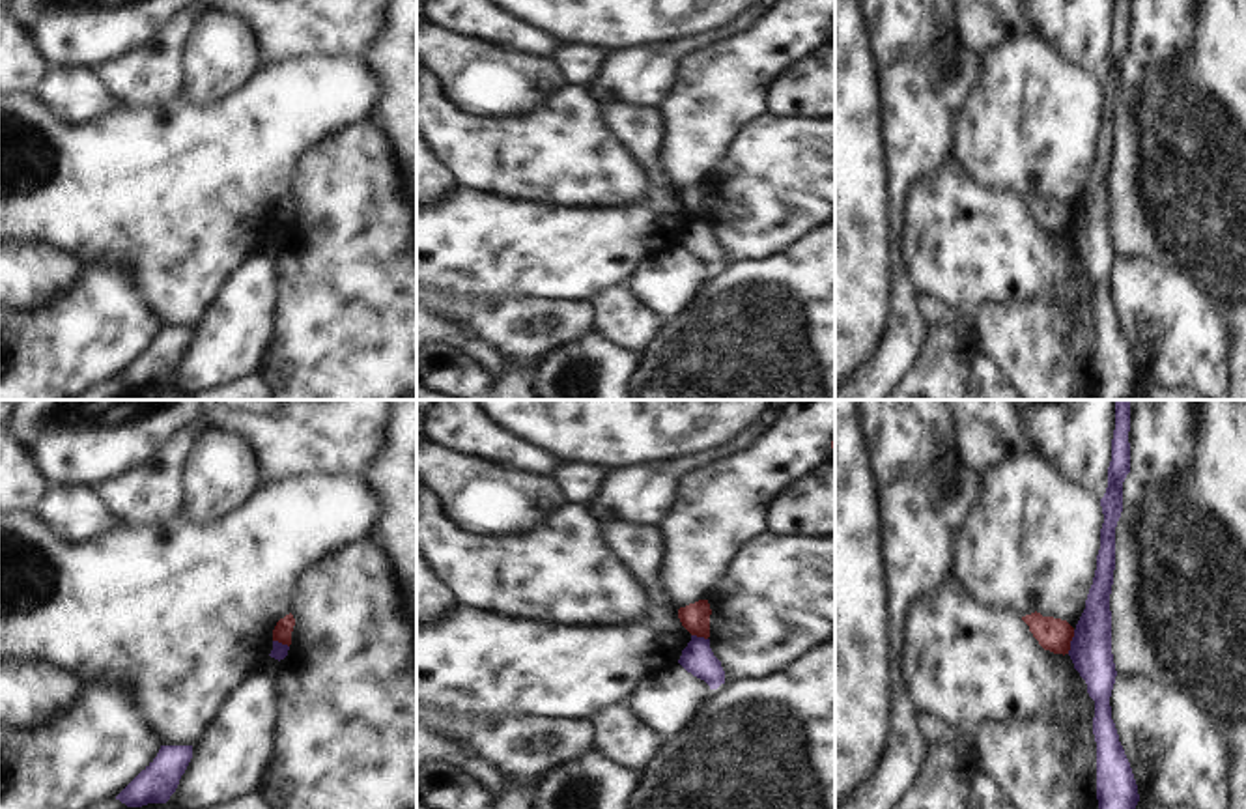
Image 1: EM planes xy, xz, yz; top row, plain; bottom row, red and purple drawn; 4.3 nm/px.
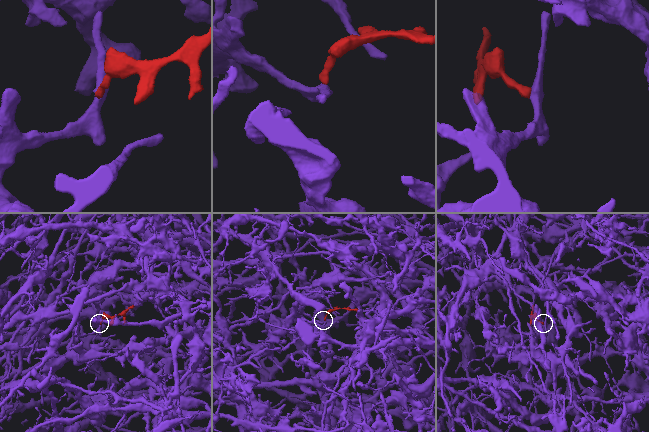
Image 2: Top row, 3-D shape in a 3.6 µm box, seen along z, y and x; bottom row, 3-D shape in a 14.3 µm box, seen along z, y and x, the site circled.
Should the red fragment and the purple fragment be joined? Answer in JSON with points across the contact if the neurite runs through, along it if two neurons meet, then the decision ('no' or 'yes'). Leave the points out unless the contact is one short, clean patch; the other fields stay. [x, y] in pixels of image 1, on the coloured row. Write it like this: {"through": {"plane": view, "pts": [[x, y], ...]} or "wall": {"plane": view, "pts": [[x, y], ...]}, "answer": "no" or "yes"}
{"wall": {"plane": "yz", "pts": [[1075, 630], [1067, 652]]}, "answer": "no"}

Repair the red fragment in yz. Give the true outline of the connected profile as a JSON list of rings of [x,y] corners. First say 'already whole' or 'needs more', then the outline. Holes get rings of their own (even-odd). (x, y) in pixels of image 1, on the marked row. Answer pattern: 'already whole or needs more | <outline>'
already whole | [[[1037,611],[1022,617],[1022,620],[1044,650],[1063,656],[1069,654],[1074,628],[1067,620],[1042,617]]]

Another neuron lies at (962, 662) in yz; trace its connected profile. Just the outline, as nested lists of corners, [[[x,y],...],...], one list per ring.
[[[953,572],[910,605],[897,665],[917,712],[942,719],[964,738],[983,721],[1007,716],[1063,714],[1065,727],[1076,723],[1065,706],[1072,695],[1070,656],[1044,650],[1022,617],[983,605]]]

